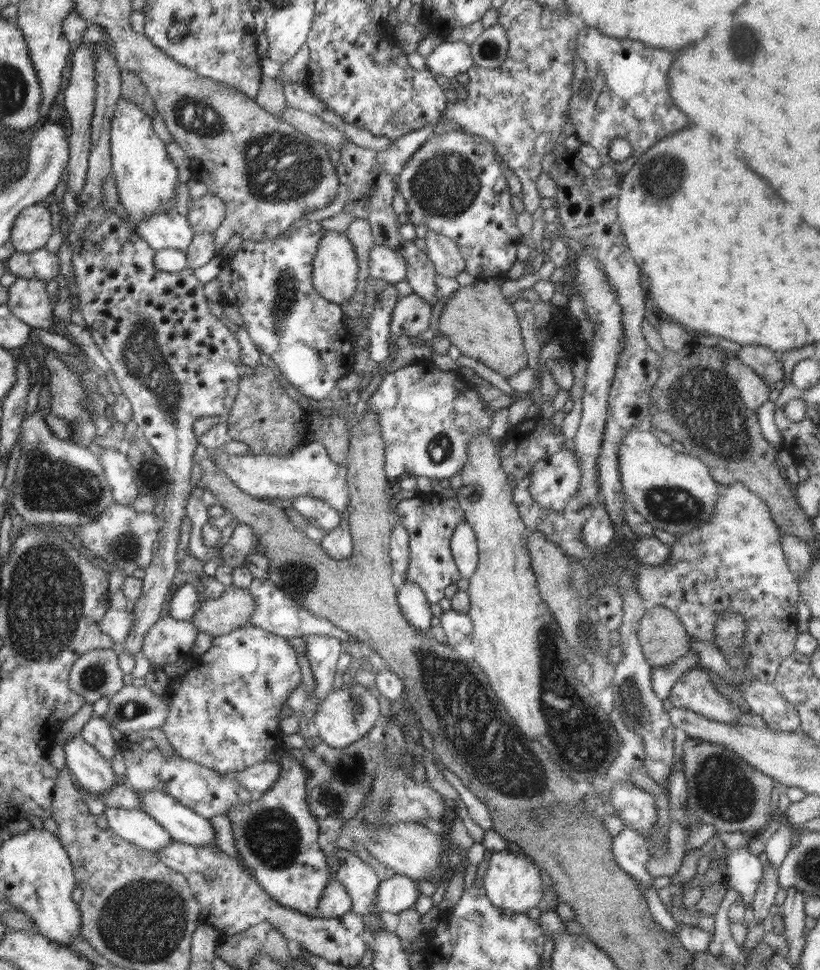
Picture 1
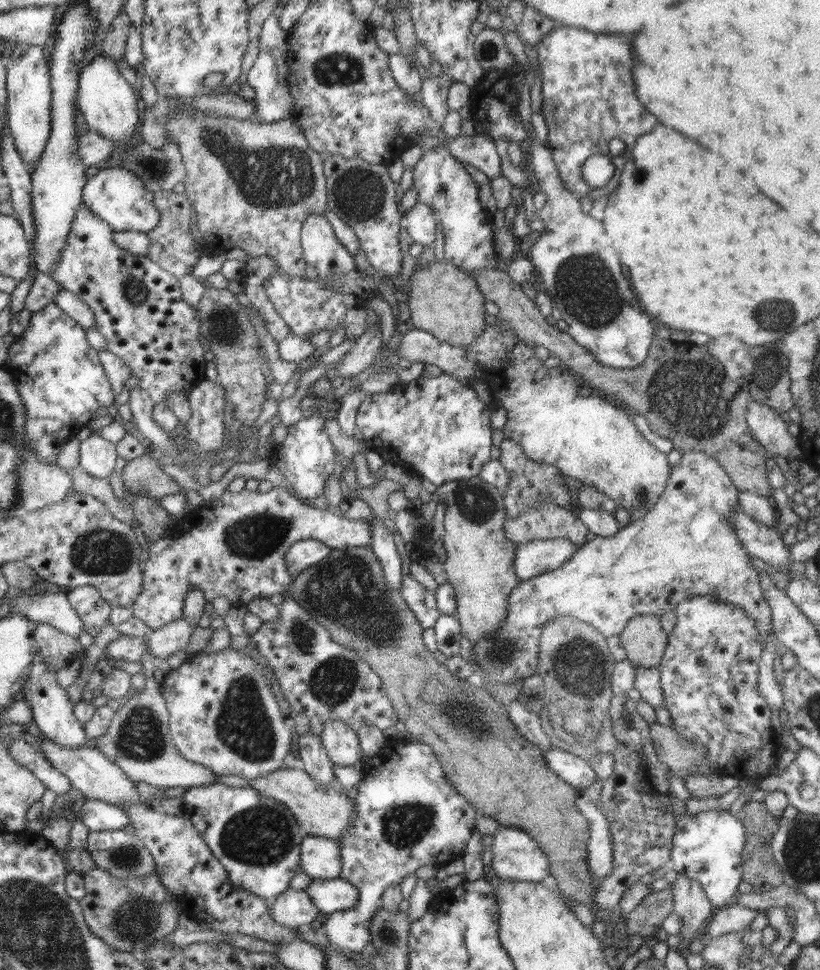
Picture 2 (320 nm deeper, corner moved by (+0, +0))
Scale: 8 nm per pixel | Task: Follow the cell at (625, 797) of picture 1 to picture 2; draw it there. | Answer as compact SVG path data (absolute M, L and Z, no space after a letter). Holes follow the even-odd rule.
M560 748L548 749L543 751L543 757L552 772L581 791L594 786L595 781L600 779L594 773L588 760L570 751Z

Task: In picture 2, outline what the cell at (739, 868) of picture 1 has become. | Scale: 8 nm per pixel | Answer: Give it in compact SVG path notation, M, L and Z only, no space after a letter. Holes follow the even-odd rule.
M709 809L697 814L690 815L686 811L681 815L673 814L675 817L676 828L674 828L674 846L670 852L670 865L678 875L688 877L702 884L702 891L706 894L708 901L714 909L724 908L733 903L739 896L738 884L742 881L742 850L746 844L746 829L744 824L729 811Z

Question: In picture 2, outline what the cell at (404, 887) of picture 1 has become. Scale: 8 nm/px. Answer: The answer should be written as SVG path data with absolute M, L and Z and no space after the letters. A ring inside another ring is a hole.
M314 879L305 892L310 895L312 903L318 907L318 911L328 916L340 910L350 910L356 906L360 893L356 887L344 879L336 880Z

